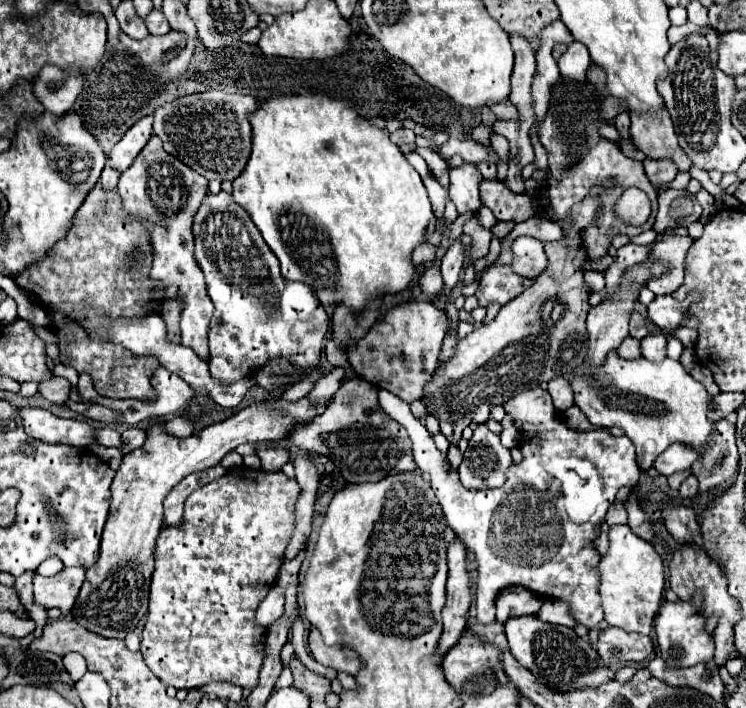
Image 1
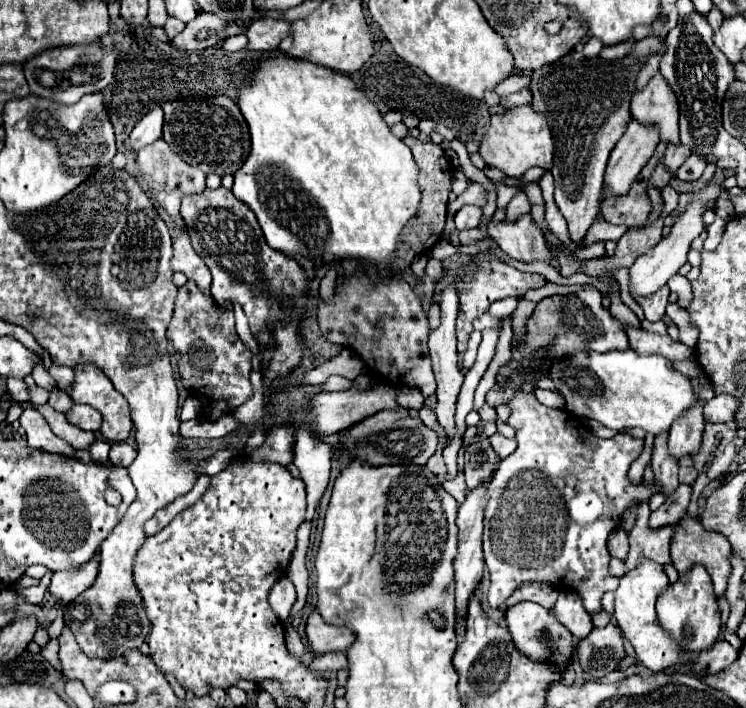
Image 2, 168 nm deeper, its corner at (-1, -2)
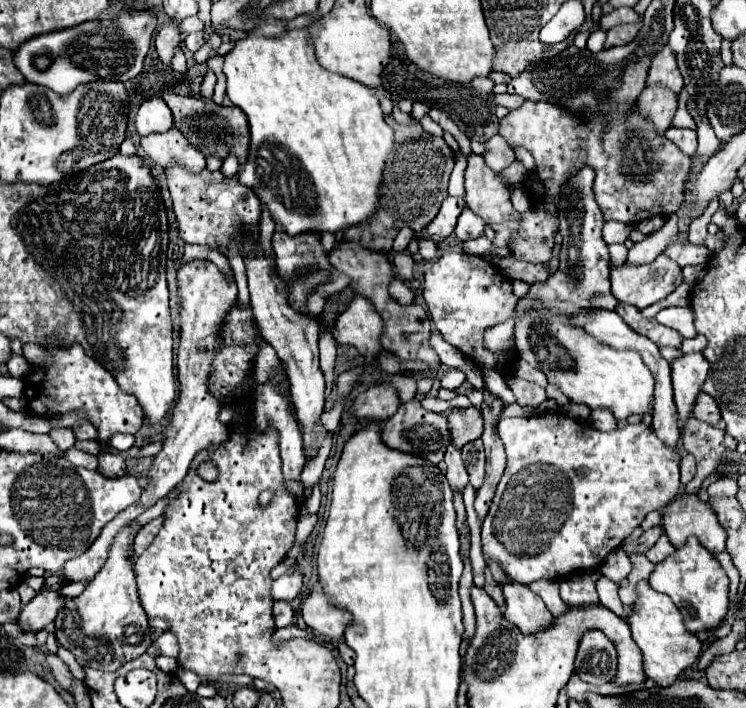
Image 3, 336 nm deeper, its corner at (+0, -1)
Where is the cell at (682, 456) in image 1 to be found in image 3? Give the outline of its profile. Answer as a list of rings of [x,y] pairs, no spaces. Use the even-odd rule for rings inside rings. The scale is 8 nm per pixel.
[[[681,354],[671,362],[673,392],[681,424],[685,422],[685,418],[691,416],[695,398],[699,396],[701,384],[707,378],[707,370],[709,362],[703,354]]]

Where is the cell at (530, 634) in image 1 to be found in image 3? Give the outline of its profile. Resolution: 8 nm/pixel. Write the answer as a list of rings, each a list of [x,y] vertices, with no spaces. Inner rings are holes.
[[[507,578],[503,584],[503,594],[507,600],[505,618],[519,626],[525,634],[537,634],[541,628],[547,628],[551,624],[551,612],[547,610],[543,600],[535,592],[531,592],[529,586]]]

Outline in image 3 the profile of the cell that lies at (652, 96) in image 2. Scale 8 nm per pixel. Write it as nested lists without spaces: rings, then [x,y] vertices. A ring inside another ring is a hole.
[[[663,46],[655,54],[651,68],[649,68],[647,84],[661,84],[661,86],[667,86],[669,90],[675,90],[675,92],[679,92],[683,88],[683,78],[677,68],[677,58],[669,46]]]

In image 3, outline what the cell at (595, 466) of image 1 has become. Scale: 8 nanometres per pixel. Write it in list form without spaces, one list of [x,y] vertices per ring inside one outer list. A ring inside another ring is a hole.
[[[539,414],[501,418],[499,436],[507,452],[507,468],[483,520],[483,552],[501,564],[517,582],[561,580],[575,570],[599,568],[609,552],[619,548],[651,510],[661,510],[679,492],[681,452],[663,444],[645,422],[601,432],[569,416]]]

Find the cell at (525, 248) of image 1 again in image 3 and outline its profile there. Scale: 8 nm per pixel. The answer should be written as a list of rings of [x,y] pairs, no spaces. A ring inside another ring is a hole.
[[[471,154],[469,156],[469,166],[467,166],[467,172],[465,172],[465,190],[467,190],[467,196],[465,196],[467,206],[495,230],[495,240],[493,242],[497,242],[499,248],[507,248],[507,242],[511,240],[511,234],[515,234],[515,230],[519,228],[519,212],[515,212],[513,206],[511,206],[511,200],[509,200],[511,190],[509,190],[507,180],[501,176],[501,172],[493,172],[485,164],[483,156]]]

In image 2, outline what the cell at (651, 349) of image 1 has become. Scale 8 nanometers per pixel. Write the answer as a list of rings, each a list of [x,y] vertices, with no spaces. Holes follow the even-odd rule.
[[[628,327],[626,331],[630,347],[638,355],[662,355],[670,361],[684,361],[694,357],[693,350],[684,343],[672,341],[668,335],[656,335],[650,331],[644,331],[642,327]]]

